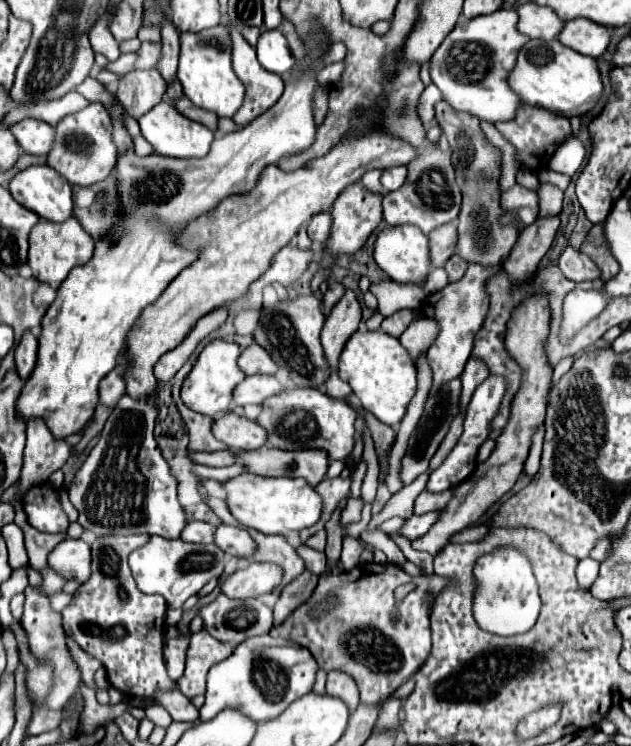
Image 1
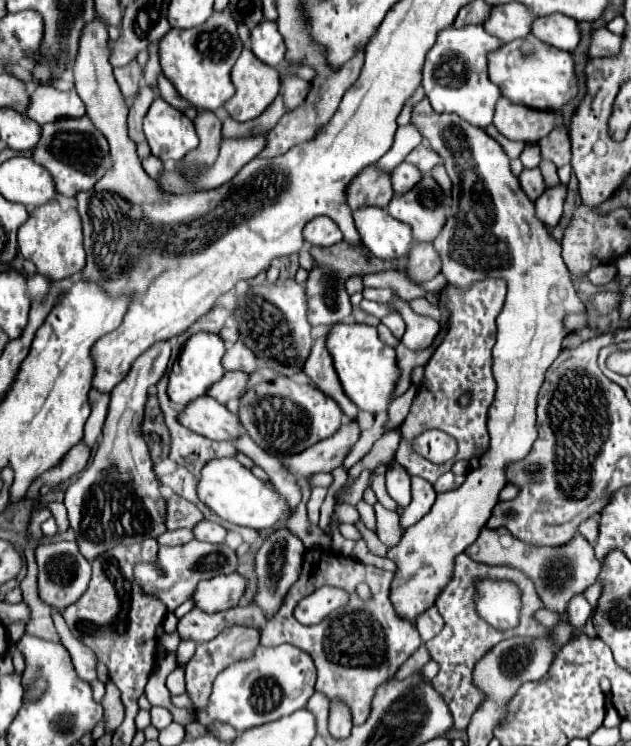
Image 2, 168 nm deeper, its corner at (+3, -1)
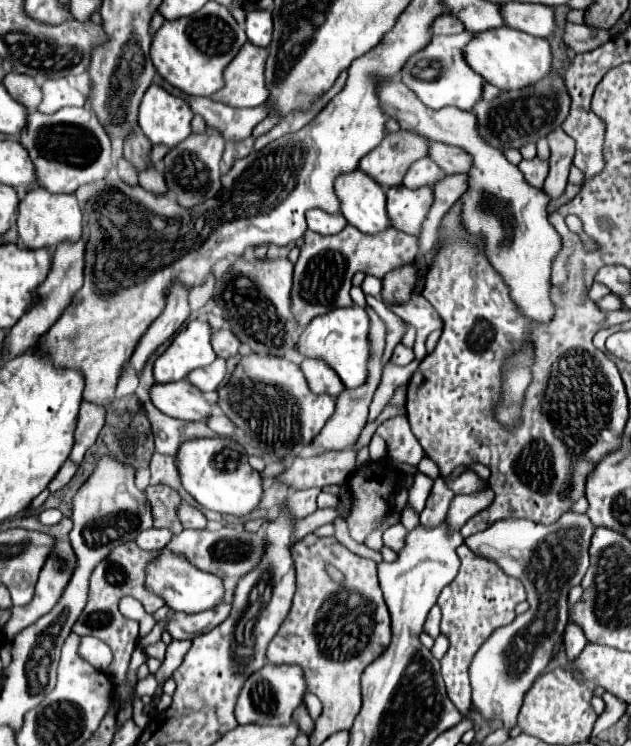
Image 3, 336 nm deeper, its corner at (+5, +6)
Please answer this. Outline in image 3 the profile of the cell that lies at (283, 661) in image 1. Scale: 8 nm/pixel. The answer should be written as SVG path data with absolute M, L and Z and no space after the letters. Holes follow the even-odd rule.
M266 664L260 672L246 680L238 704L236 704L236 720L238 724L270 724L270 726L286 726L292 718L292 712L302 702L306 694L306 684L302 670L298 666L274 666Z

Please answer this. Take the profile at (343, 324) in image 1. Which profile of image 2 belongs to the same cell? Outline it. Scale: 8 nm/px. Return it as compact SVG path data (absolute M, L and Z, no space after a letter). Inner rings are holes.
M326 335L314 341L308 363L304 363L304 373L314 381L318 389L322 389L326 395L330 395L340 405L348 421L354 421L358 417L358 407L344 395L338 375L334 371L334 361L326 349Z

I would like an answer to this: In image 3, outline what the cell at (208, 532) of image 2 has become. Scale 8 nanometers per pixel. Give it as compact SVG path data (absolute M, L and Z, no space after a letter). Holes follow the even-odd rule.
M180 504L180 508L176 508L176 514L184 528L204 528L206 526L206 516L190 504Z

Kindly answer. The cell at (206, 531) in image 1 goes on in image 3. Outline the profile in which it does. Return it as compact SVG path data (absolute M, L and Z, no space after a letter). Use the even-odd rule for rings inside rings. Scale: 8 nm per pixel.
M150 528L150 530L140 532L140 536L136 538L136 544L142 550L160 550L160 548L164 548L170 542L170 538L172 538L170 530Z

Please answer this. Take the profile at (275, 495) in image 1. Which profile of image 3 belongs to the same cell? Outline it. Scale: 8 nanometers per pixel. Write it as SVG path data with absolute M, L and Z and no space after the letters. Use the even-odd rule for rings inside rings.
M216 436L186 440L178 446L174 460L184 490L204 508L230 516L246 516L258 506L258 500L262 496L262 478L248 464L244 446L234 438Z

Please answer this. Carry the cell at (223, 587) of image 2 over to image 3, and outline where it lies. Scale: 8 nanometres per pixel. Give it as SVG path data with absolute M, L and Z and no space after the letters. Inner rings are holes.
M160 548L158 556L152 562L146 564L144 582L146 582L144 588L148 592L156 594L158 598L162 598L170 610L186 612L186 614L194 614L194 612L202 612L202 610L214 608L216 604L222 602L222 594L224 594L222 580L210 576L208 572L198 570L192 562L186 560L186 556L174 554L168 548Z

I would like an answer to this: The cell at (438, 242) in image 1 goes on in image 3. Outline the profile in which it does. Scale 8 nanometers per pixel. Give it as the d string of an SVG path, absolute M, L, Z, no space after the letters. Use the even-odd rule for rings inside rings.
M408 264L408 266L402 266L398 270L392 270L388 272L382 282L382 300L386 306L396 306L396 304L404 304L410 300L410 294L414 290L414 284L416 284L416 266L414 264Z

